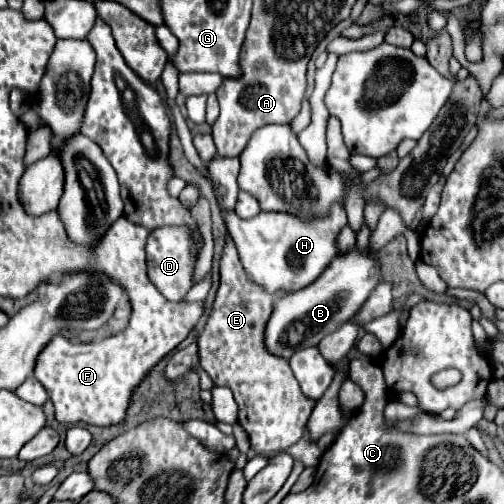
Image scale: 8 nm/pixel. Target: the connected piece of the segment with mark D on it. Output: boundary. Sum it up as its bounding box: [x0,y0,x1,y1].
[146,226,195,302]

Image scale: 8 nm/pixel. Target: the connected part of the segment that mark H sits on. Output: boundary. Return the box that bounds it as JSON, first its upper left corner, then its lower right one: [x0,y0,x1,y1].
[225,204,347,296]

